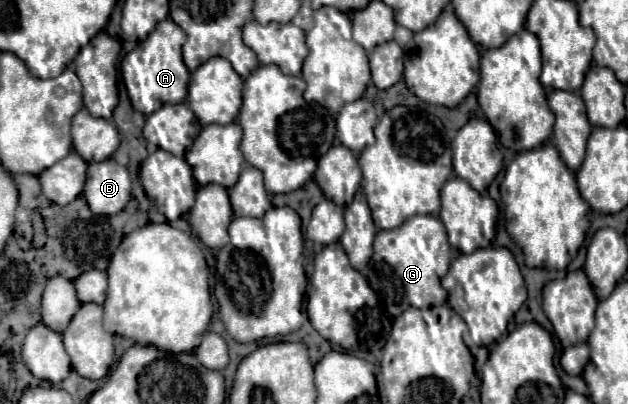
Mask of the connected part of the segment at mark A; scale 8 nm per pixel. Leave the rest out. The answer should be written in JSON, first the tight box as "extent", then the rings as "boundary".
{"extent":[121,19,188,115],"boundary":[[[172,19],[160,21],[150,37],[140,42],[138,48],[129,52],[121,62],[121,74],[132,106],[144,115],[158,109],[158,105],[178,105],[186,99],[188,91],[188,69],[182,61],[182,45],[186,33],[174,25]]]}

